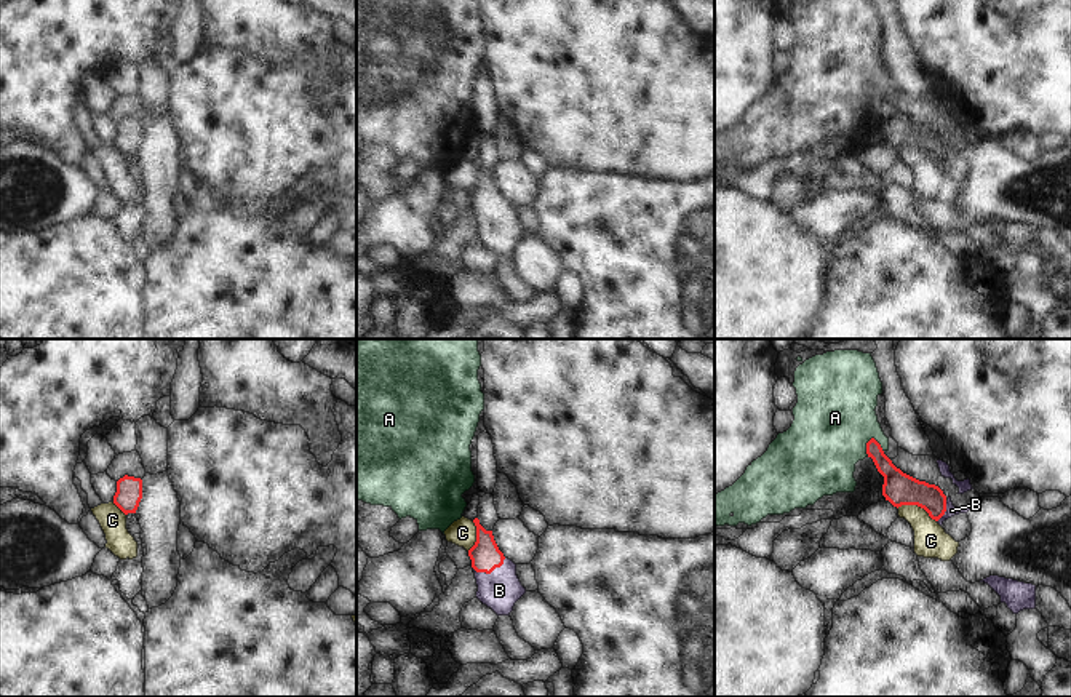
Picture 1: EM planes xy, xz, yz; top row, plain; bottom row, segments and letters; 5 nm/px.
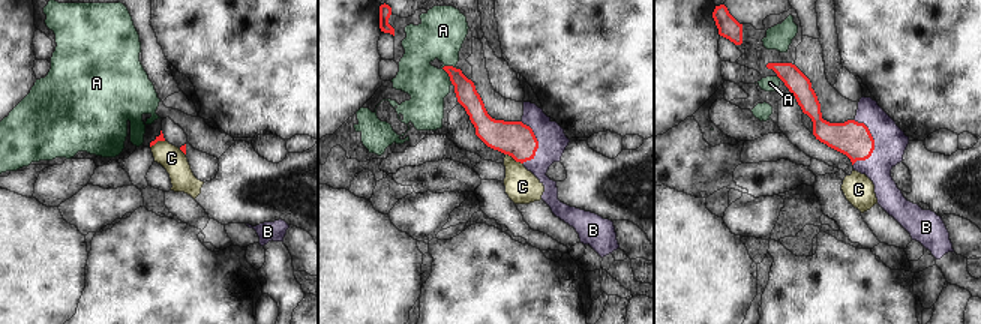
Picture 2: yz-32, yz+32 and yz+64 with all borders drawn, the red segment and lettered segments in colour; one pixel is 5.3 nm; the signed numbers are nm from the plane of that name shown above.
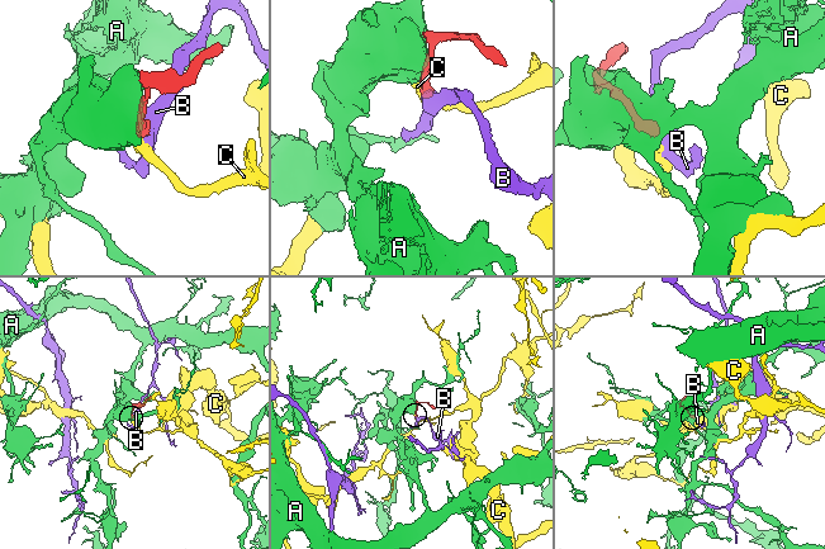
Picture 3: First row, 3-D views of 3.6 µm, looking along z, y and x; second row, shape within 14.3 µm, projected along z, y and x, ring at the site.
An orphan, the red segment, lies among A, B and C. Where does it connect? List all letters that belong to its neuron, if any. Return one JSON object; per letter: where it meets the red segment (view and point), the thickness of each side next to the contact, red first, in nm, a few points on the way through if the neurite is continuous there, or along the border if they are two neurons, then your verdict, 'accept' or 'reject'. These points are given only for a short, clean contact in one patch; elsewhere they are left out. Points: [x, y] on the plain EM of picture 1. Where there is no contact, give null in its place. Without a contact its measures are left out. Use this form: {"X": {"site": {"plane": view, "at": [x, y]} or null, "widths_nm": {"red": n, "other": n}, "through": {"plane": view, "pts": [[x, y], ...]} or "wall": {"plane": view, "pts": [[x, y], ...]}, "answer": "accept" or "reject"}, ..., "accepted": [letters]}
{"A": {"site": {"plane": "yz", "at": [876, 83]}, "widths_nm": {"red": 150, "other": 400}, "wall": {"plane": "yz", "pts": [[865, 85], [873, 80], [883, 93]]}, "answer": "reject"}, "B": {"site": {"plane": "xz", "at": [489, 215]}, "widths_nm": {"red": 150, "other": 200}, "through": {"plane": "xz", "pts": [[485, 197], [489, 215], [497, 223], [499, 232]]}, "answer": "accept"}, "C": {"site": {"plane": "yz", "at": [916, 146]}, "widths_nm": {"red": 160, "other": 170}, "wall": {"plane": "yz", "pts": [[897, 149], [919, 147], [935, 163]]}, "answer": "reject"}, "accepted": ["B"]}

